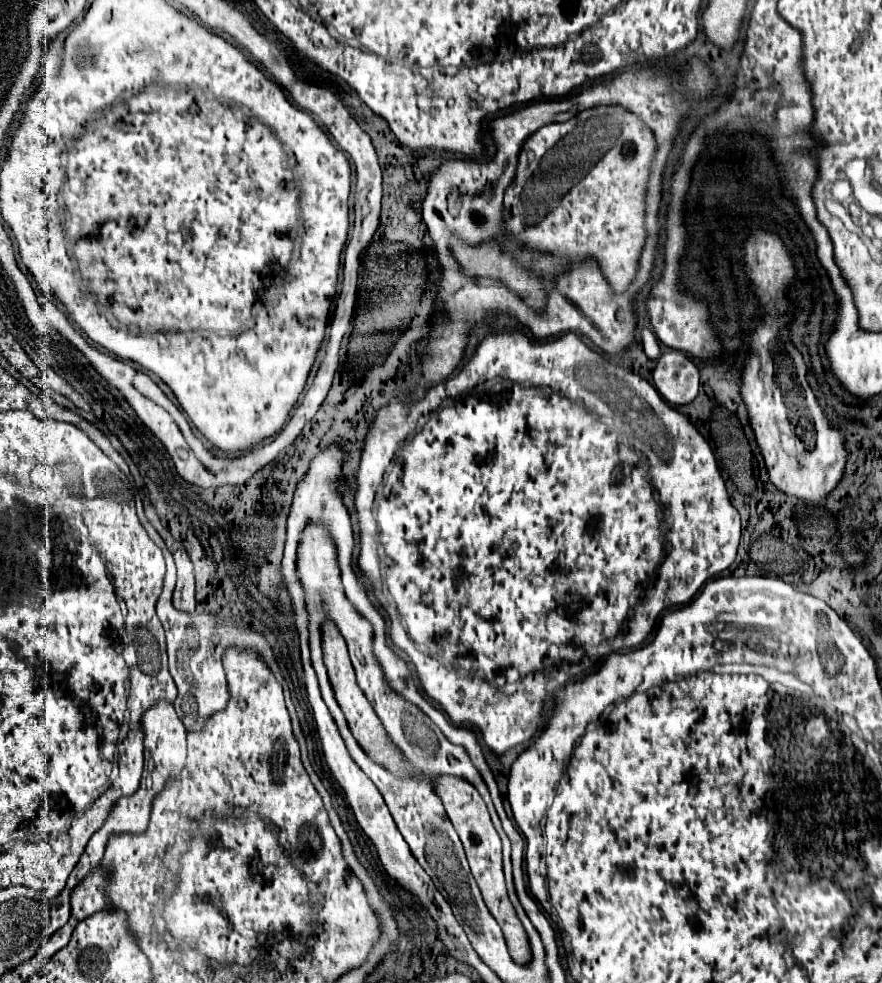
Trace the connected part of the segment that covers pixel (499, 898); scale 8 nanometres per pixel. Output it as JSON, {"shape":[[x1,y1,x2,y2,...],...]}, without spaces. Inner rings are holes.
{"shape":[[428,776,428,780,432,780,432,786,434,786,436,794,440,796,440,800,446,808,446,814,464,844,472,876,476,878,476,884,482,892,482,898,486,902,490,914,496,918,496,922,500,924,500,928,504,932,512,960,520,966,528,966,532,962,528,934,526,934,526,930,524,930,520,918,516,916,516,910,508,898,504,872,502,872,502,842,500,842,498,832,492,826,492,820,490,820,490,814,488,814,488,808,484,804,482,796,478,794,478,790,474,786,470,786,470,782,466,782,464,778,458,778,458,776,432,776,432,778]]}

